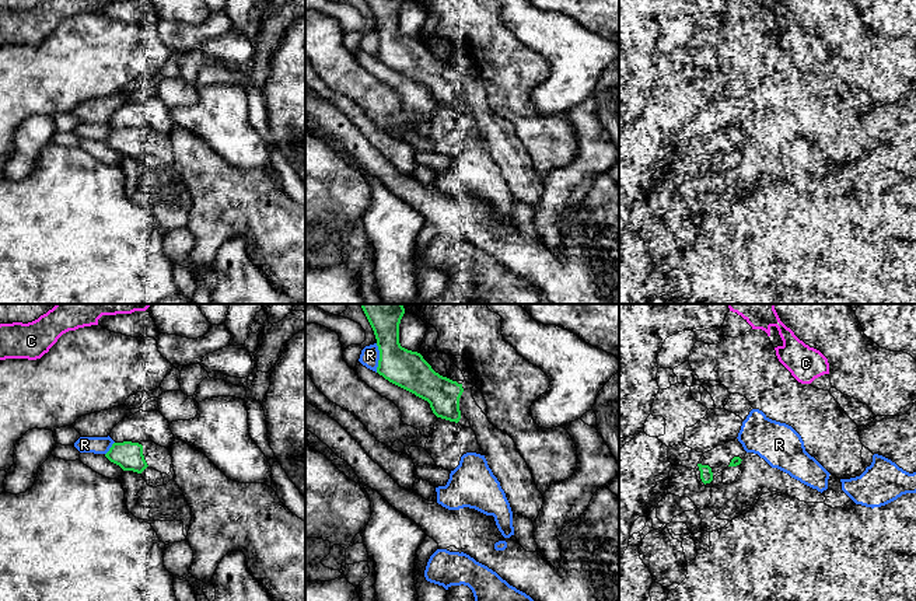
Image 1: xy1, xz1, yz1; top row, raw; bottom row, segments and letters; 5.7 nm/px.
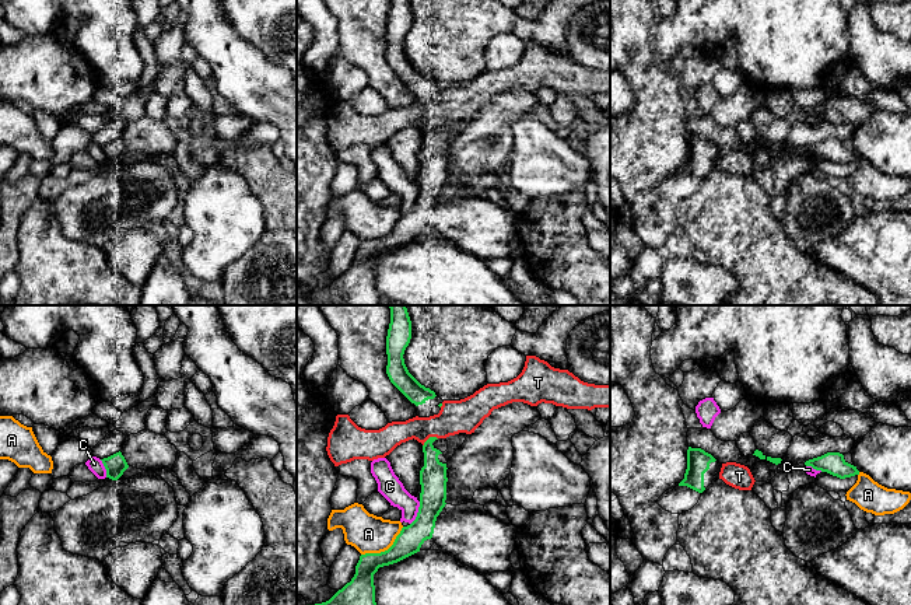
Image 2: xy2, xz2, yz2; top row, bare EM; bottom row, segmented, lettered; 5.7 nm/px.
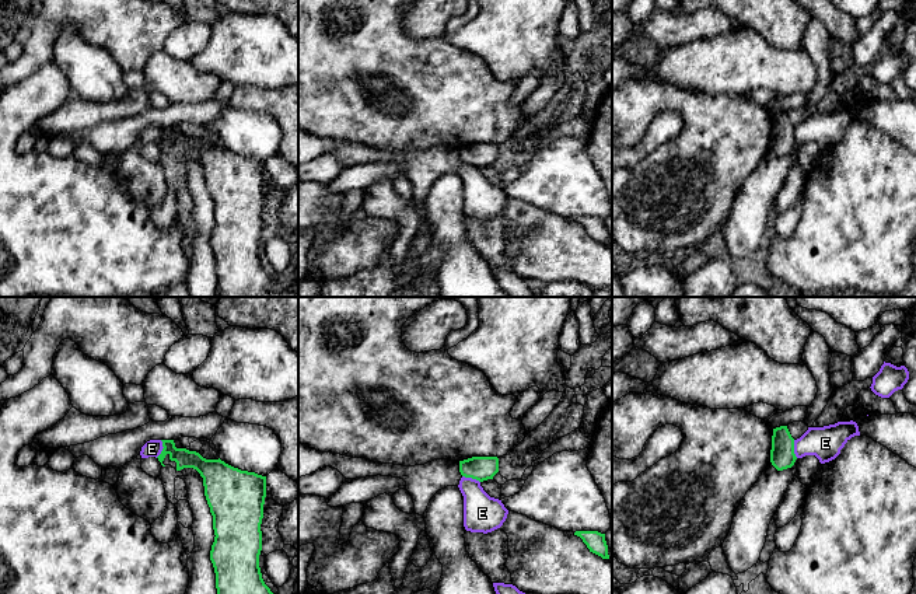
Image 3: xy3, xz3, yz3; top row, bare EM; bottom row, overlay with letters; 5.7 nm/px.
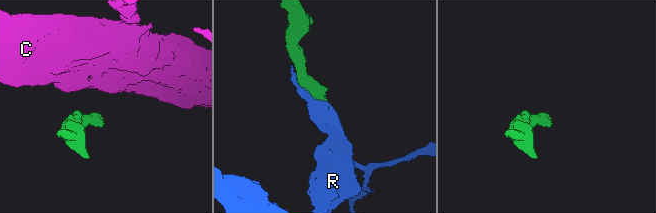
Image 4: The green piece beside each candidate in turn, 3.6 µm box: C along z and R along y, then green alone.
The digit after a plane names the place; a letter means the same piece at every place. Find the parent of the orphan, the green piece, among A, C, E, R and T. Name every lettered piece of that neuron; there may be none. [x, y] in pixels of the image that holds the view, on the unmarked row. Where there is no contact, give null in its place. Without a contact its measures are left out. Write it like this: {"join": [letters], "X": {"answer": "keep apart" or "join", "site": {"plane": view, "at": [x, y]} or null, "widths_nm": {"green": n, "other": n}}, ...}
{"join": [], "A": {"answer": "keep apart", "site": {"plane": "xz2", "at": [385, 237]}, "widths_nm": {"green": 150, "other": 220}}, "C": {"answer": "keep apart", "site": {"plane": "xz2", "at": [417, 199]}, "widths_nm": {"green": 160, "other": 140}}, "E": {"answer": "keep apart", "site": {"plane": "xy3", "at": [163, 135]}, "widths_nm": {"green": 110, "other": 100}}, "R": {"answer": "keep apart", "site": {"plane": "xz1", "at": [380, 44]}, "widths_nm": {"green": 220, "other": 110}}, "T": {"answer": "keep apart", "site": {"plane": "xz2", "at": [428, 125]}, "widths_nm": {"green": 160, "other": 190}}}

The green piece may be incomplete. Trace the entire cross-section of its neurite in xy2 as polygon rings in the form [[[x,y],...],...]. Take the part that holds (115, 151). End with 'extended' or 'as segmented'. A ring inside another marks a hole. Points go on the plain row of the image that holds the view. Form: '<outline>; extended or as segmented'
[[[120,137],[101,147],[106,155],[106,164],[112,167],[118,167],[123,161],[123,158],[129,154]]]; as segmented

